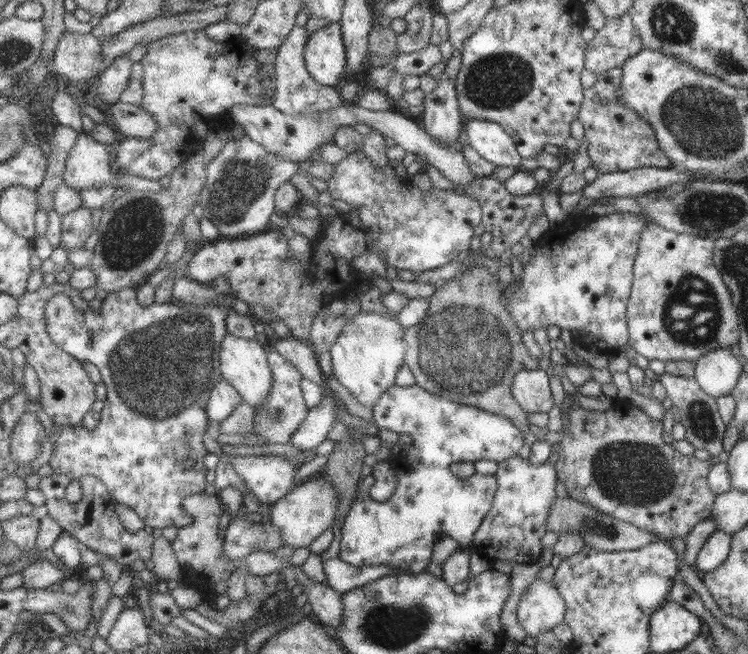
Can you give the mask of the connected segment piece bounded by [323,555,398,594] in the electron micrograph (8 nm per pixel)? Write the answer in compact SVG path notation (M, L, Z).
M337 555L323 564L323 571L329 586L344 594L382 576L396 575L398 568L391 565L353 566Z

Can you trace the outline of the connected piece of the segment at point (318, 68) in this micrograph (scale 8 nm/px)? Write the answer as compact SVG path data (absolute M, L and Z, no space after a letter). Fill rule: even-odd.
M341 21L331 22L313 32L305 57L317 82L339 87L347 80L348 52Z

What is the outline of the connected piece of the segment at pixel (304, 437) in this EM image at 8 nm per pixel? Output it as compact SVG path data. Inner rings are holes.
M328 391L321 404L310 409L308 417L291 437L291 442L295 447L312 450L317 448L321 442L325 442L331 426L337 422L333 396L335 395Z

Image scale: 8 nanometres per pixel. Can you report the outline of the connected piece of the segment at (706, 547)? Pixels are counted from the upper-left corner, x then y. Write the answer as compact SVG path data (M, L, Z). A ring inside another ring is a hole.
M723 530L713 531L700 546L696 556L695 570L702 574L718 567L728 555L731 539L731 535Z

